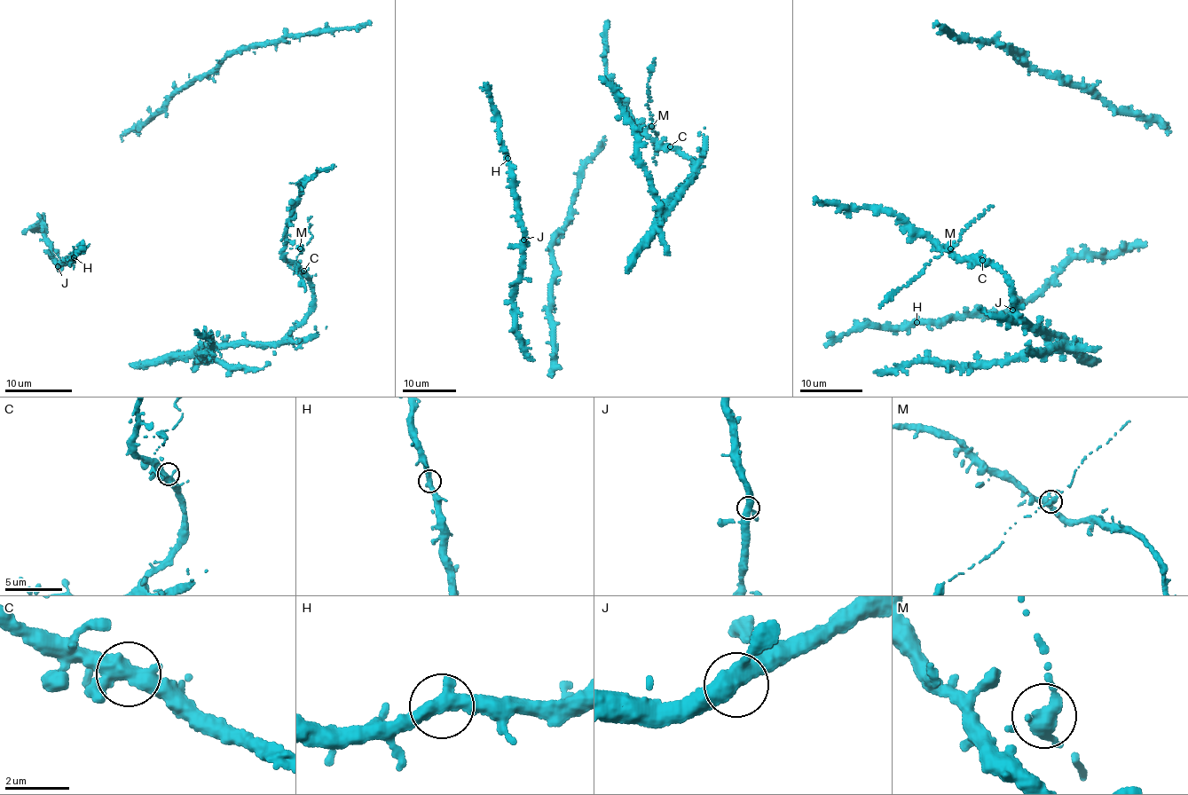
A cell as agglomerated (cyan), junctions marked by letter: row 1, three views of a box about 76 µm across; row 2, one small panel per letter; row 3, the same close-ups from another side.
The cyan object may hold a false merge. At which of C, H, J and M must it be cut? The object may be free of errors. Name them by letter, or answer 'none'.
M

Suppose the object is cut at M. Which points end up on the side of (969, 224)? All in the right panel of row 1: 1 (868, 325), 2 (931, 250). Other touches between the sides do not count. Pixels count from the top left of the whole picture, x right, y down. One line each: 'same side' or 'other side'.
1: other side
2: other side

